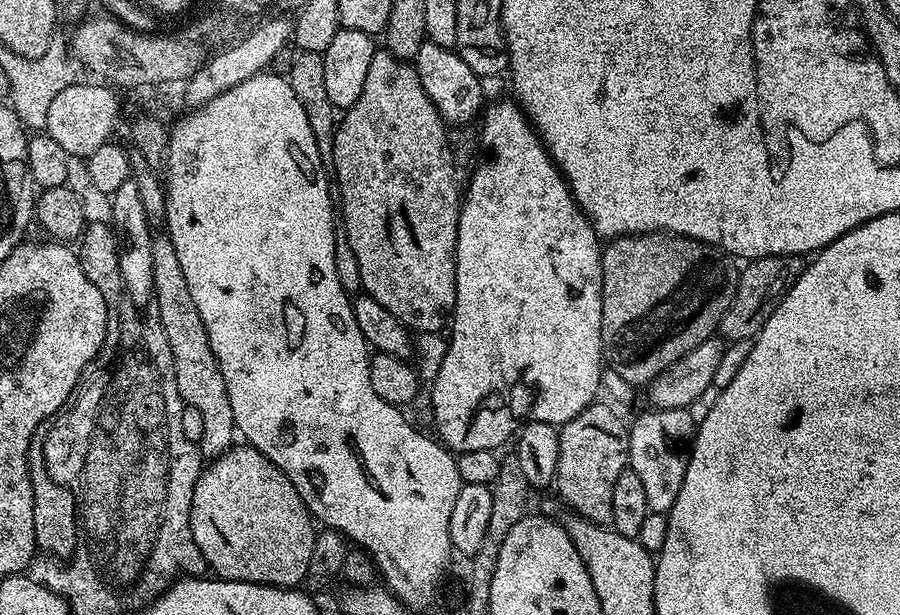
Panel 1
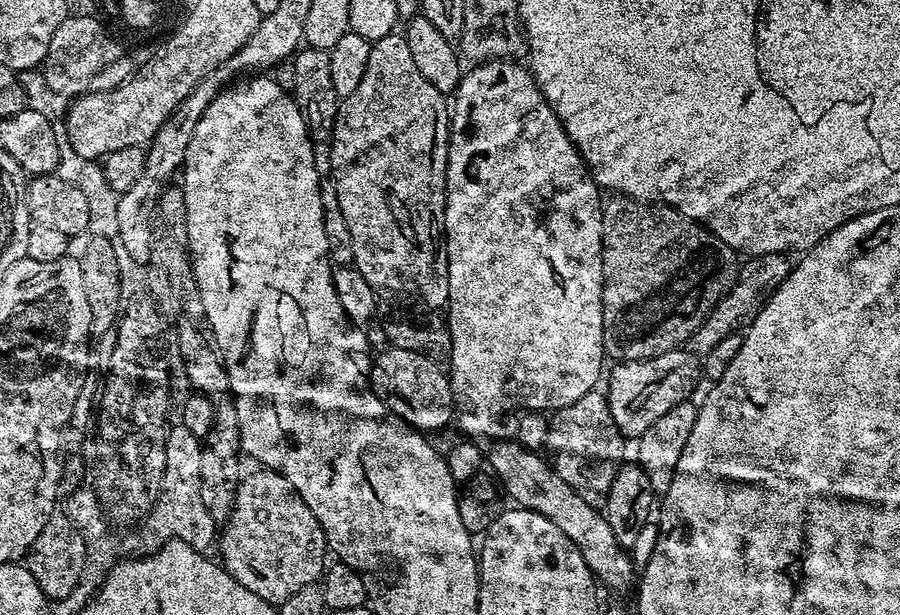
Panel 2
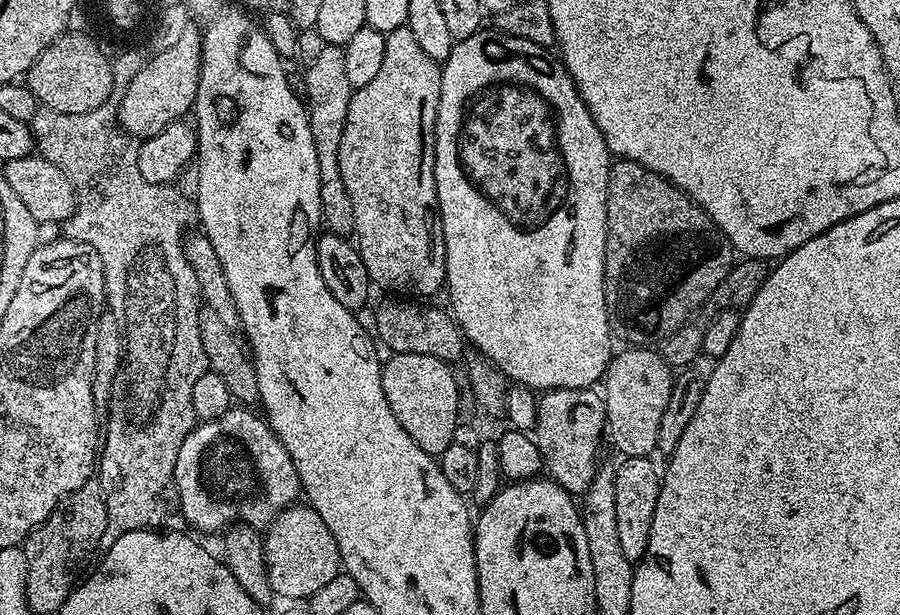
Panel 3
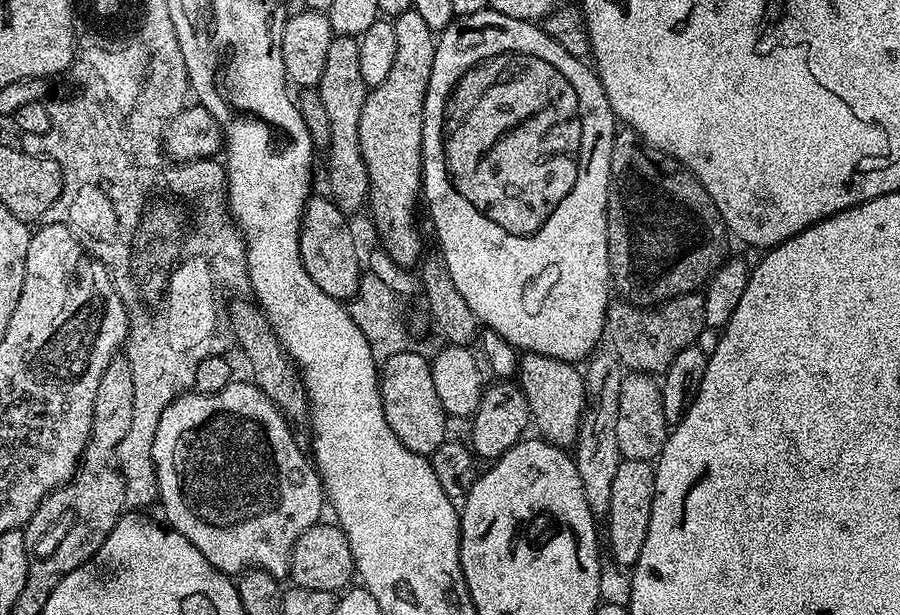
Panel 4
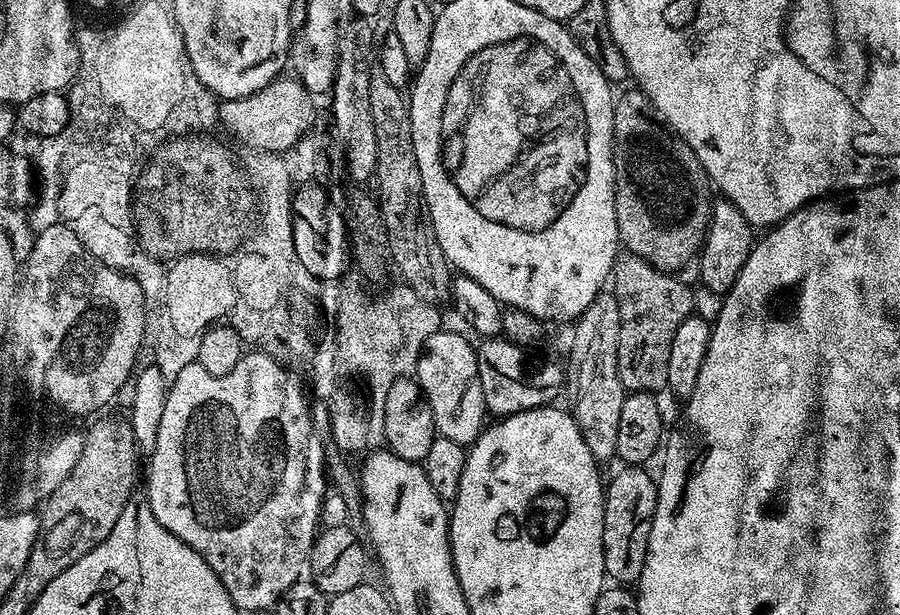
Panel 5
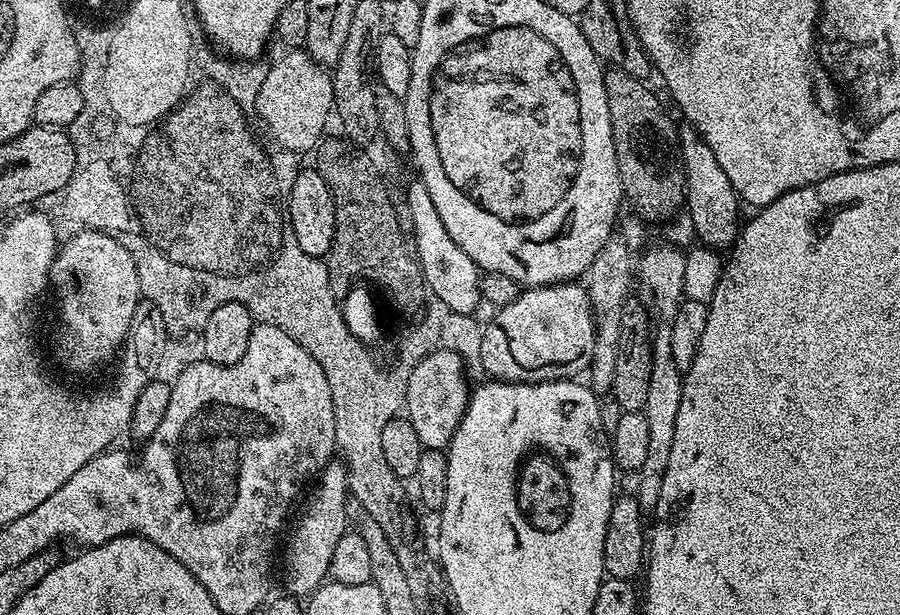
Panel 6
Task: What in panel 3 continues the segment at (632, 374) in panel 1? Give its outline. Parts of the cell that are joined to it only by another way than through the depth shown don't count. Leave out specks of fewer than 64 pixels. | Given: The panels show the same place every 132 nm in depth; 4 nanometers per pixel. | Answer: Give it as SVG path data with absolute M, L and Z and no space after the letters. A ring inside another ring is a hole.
M617 159L608 169L608 201L606 202L606 214L608 215L608 233L606 234L606 250L604 251L604 293L606 294L606 310L608 311L608 327L611 335L617 341L625 340L623 343L628 346L652 346L657 342L663 342L674 330L688 323L697 315L701 307L707 305L708 299L714 294L714 290L728 276L729 270L734 267L734 249L731 240L724 235L720 229L700 208L699 203L692 197L674 186L664 176L660 176L654 170L642 166L633 160Z

